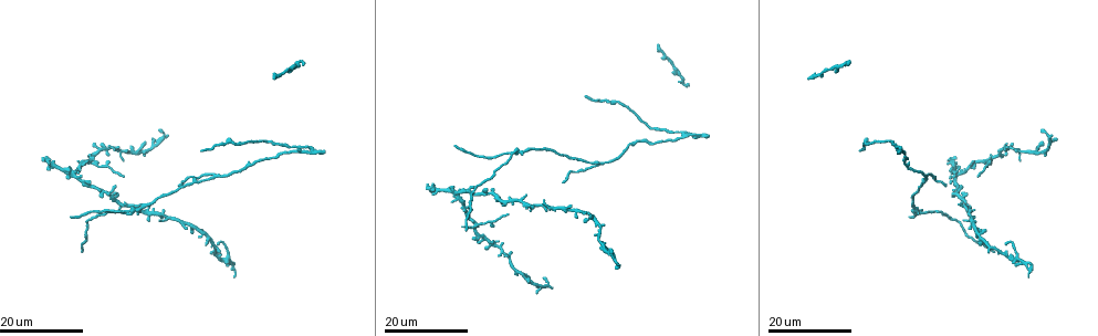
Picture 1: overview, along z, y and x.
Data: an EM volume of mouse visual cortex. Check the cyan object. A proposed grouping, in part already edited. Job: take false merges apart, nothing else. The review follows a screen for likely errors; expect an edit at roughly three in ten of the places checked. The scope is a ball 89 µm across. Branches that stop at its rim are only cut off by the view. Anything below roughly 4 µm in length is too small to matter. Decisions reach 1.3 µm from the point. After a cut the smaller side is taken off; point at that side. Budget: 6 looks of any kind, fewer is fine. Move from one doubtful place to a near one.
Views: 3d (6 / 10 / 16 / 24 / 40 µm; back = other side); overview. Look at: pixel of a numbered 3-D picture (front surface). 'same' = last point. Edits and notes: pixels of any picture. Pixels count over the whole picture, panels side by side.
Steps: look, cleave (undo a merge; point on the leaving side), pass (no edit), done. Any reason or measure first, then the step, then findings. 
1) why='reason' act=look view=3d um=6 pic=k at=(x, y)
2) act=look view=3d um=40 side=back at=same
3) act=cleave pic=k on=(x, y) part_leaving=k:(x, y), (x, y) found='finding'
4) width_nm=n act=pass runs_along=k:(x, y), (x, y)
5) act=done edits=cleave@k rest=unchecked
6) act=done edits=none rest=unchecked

why='small branch off a trunk' act=look view=3d um=16 pic=1 at=(213, 175)

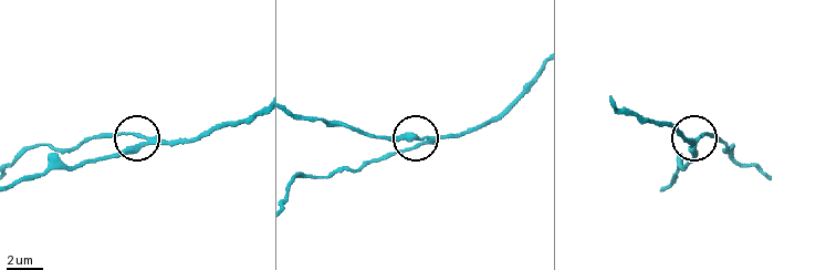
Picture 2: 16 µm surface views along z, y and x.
why='zoom in' act=look view=3d um=10 pic=2 at=(420, 143)

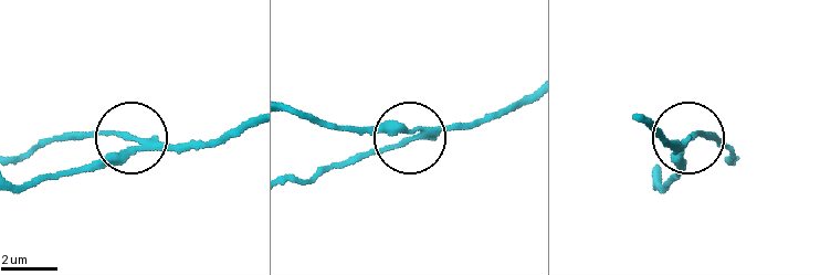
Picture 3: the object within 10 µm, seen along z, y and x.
act=cleave pic=3 on=(114, 133) part_leaving=3:(153, 145), (112, 130), (76, 130), (12, 157) found='two neurons meet here'

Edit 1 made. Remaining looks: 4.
act=look view=overview

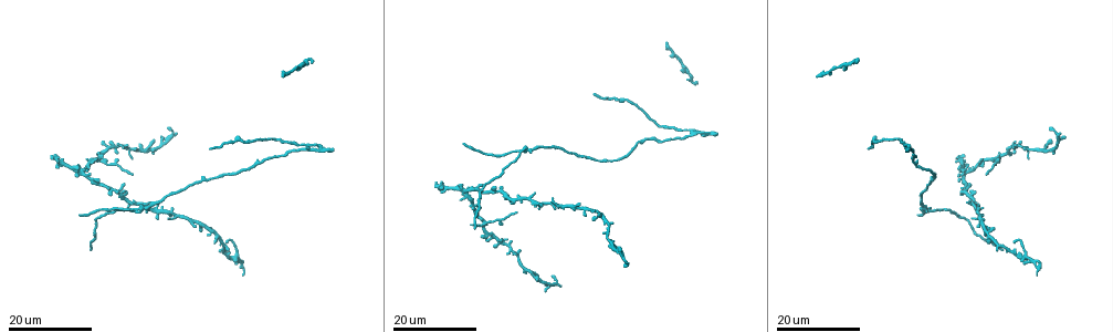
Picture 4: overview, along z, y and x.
why='thin arm on a thick one' act=look view=3d um=24 pic=4 at=(483, 225)

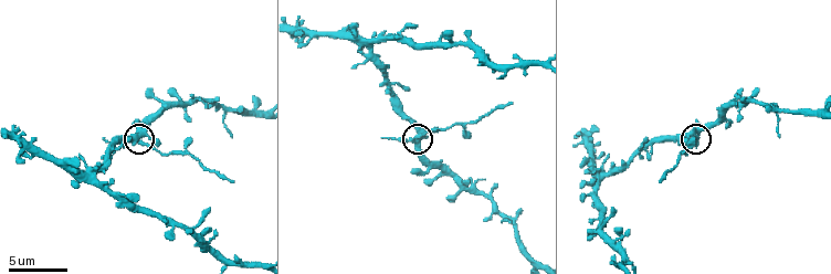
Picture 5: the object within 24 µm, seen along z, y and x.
act=look view=3d um=6 pic=5 at=(416, 138)

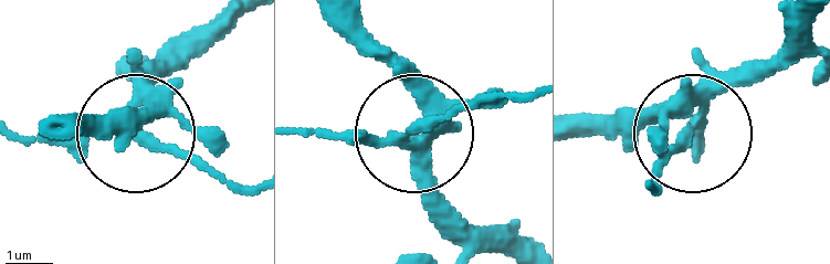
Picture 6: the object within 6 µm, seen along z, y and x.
side_arm_um=9 act=cleave pic=6 on=(176, 145) part_leaving=6:(401, 146), (445, 114), (528, 97) found='a second neuron is stuck on'

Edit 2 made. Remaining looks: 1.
act=done edits=cleave@3,cleave@6 rest=unchecked

